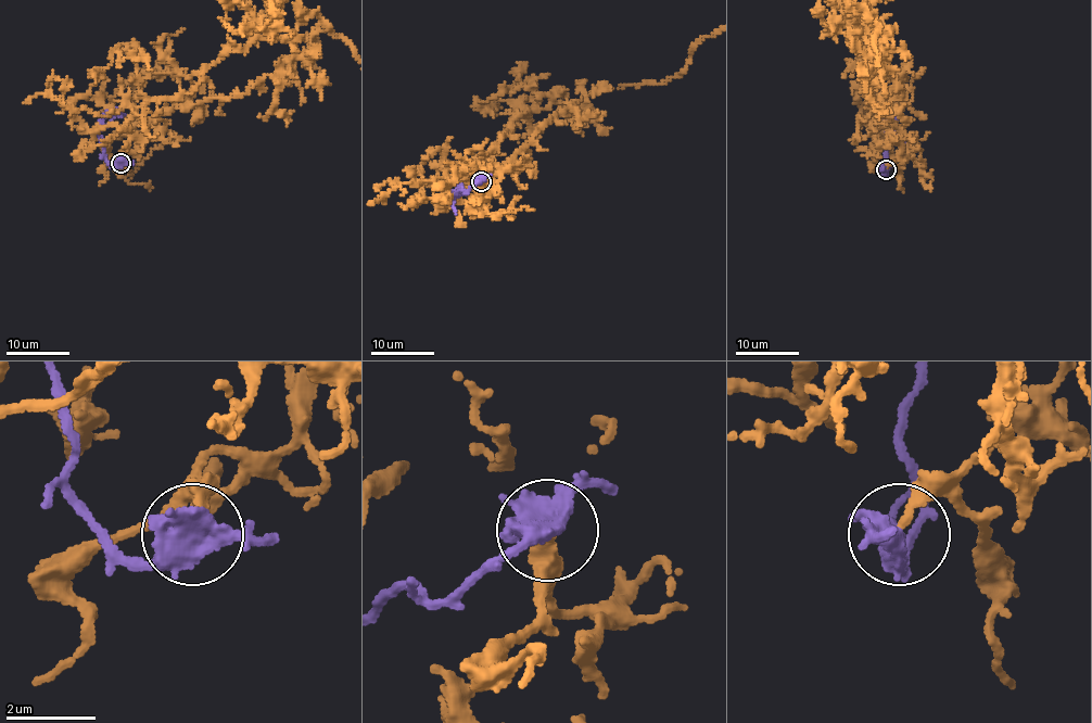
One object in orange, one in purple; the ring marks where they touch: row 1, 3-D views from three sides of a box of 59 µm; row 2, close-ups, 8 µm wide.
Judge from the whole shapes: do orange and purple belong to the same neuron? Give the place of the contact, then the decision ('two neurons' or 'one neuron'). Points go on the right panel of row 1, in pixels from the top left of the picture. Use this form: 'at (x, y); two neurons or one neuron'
at (886, 169); two neurons

